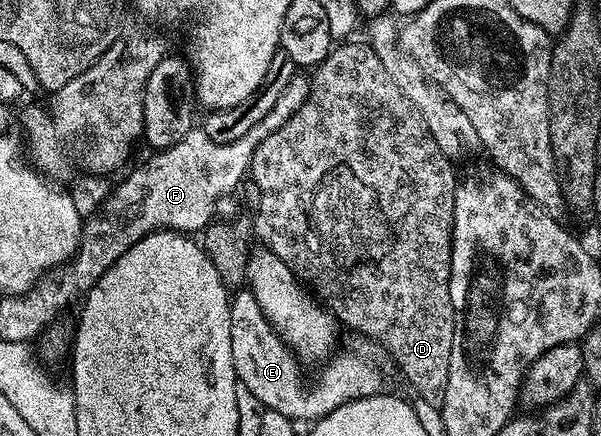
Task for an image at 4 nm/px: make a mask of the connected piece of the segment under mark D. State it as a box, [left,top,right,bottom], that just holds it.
[249,42,457,410]

